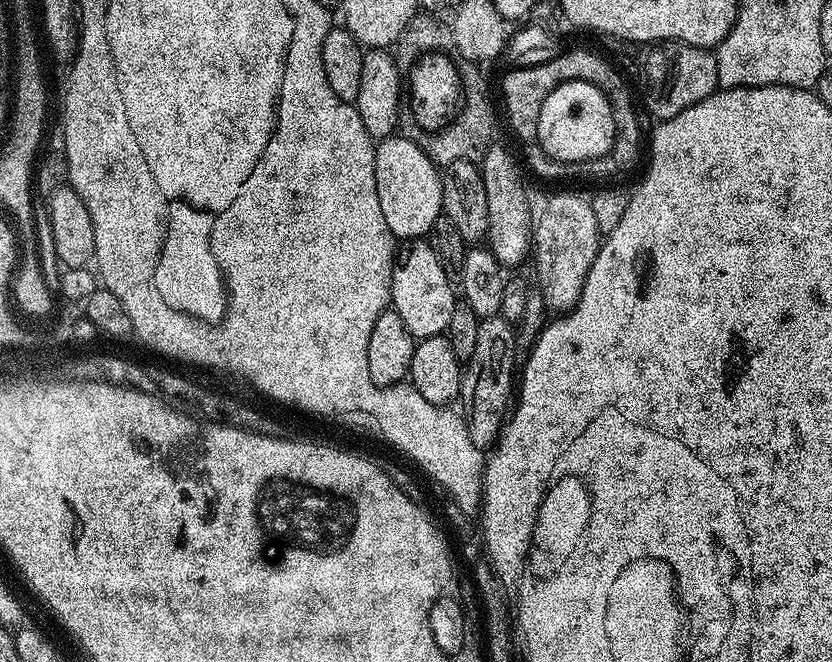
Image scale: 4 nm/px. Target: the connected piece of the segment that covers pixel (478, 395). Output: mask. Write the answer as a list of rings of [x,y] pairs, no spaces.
[[[501,315],[483,317],[478,326],[474,358],[466,362],[462,372],[459,399],[459,403],[464,404],[462,415],[468,422],[470,442],[474,442],[474,446],[481,450],[491,449],[495,445],[497,438],[500,437],[500,429],[509,415],[510,401],[514,396],[514,373],[518,368],[516,355],[518,349],[513,321],[505,320]]]

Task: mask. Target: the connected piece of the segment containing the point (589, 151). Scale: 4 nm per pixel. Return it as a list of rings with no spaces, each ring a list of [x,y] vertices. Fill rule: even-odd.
[[[581,80],[562,82],[554,90],[550,90],[546,102],[542,102],[542,110],[538,114],[536,130],[535,143],[539,144],[540,149],[550,159],[563,164],[582,164],[607,157],[614,146],[614,138],[616,137],[614,114],[606,94],[602,94],[602,90],[598,90],[598,86]]]

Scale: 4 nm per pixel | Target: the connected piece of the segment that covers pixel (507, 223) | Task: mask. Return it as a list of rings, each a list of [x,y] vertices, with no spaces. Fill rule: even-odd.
[[[499,142],[488,145],[483,160],[479,161],[482,182],[486,186],[486,210],[488,211],[487,247],[505,269],[529,259],[530,245],[534,240],[534,224],[528,221],[528,196],[524,193],[524,180],[516,160]]]

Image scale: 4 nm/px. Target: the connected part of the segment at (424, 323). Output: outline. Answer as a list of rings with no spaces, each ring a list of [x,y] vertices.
[[[427,239],[403,241],[393,258],[391,307],[406,322],[406,330],[417,341],[431,336],[443,336],[450,326],[450,314],[454,314],[458,303],[458,292],[453,281],[448,279],[438,254],[434,254]]]

